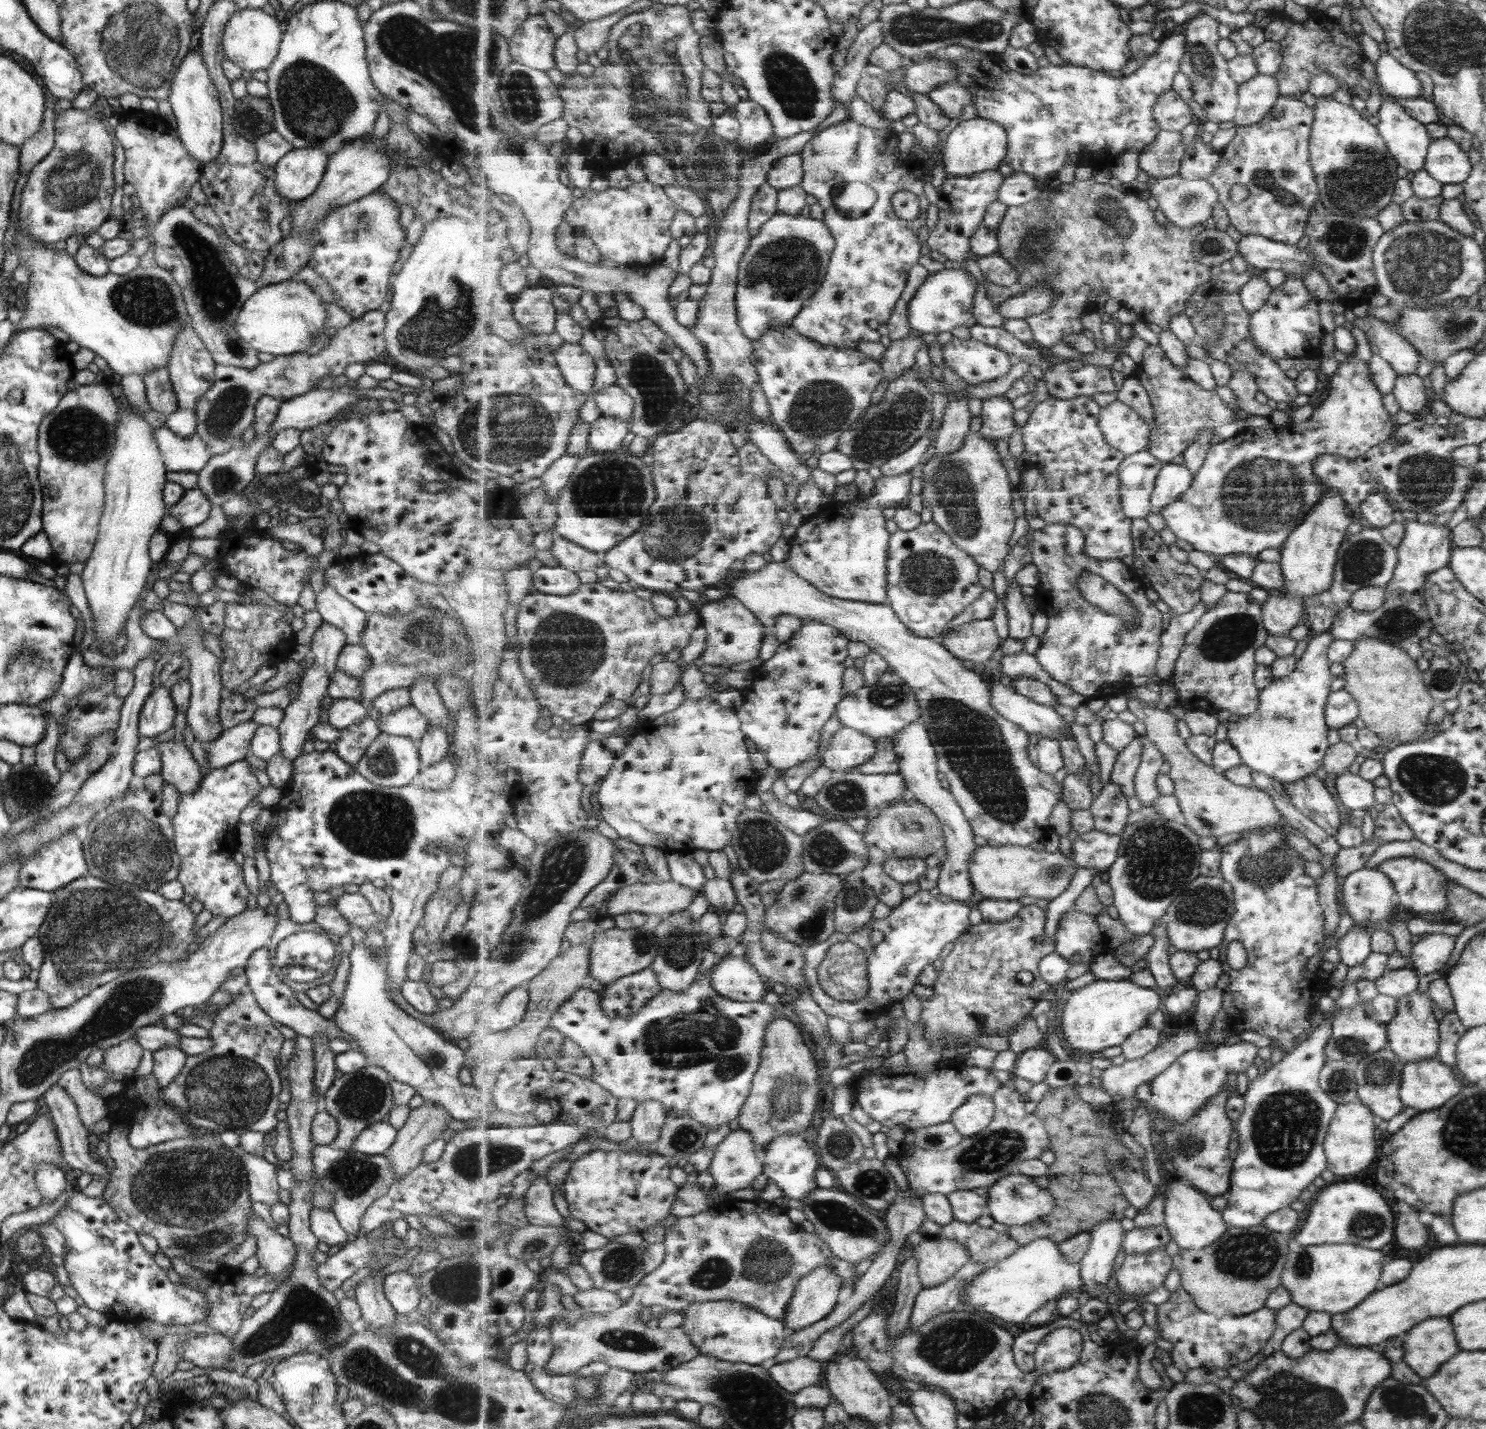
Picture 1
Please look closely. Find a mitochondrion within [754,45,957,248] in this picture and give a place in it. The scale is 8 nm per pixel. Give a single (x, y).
(788, 79)

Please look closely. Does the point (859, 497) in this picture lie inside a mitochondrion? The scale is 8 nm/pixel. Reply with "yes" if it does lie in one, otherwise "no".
no

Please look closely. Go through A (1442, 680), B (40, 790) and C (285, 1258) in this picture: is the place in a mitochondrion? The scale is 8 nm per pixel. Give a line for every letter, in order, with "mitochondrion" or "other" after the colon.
A: mitochondrion
B: other
C: other

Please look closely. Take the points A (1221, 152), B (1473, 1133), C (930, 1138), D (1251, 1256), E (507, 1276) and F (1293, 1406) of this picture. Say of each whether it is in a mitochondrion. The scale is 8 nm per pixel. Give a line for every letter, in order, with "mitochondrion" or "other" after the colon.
A: other
B: mitochondrion
C: mitochondrion
D: mitochondrion
E: mitochondrion
F: mitochondrion

